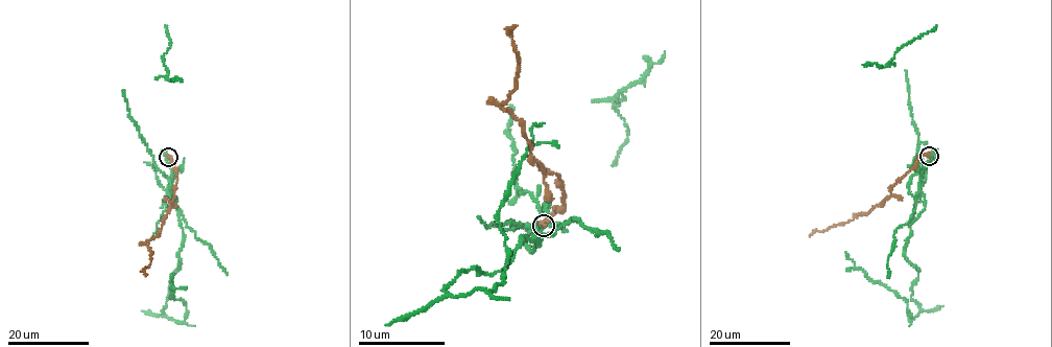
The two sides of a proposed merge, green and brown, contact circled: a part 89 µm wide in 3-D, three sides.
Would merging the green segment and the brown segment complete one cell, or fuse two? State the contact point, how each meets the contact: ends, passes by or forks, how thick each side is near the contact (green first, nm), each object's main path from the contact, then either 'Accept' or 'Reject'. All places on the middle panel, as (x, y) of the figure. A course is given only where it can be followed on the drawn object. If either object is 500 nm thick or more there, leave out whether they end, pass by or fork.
Place: (543, 226). At the ring green passes by. At the ring brown ends. Thickness 170 nm (green) against 110 nm. Course of green: (543, 227), (531, 252), (540, 236), (445, 288), (503, 282), (500, 206), (544, 123). Course of brown: (543, 225), (564, 190), (556, 175), (531, 156), (522, 122), (502, 108), (515, 88), (509, 29), (517, 25). Reject

